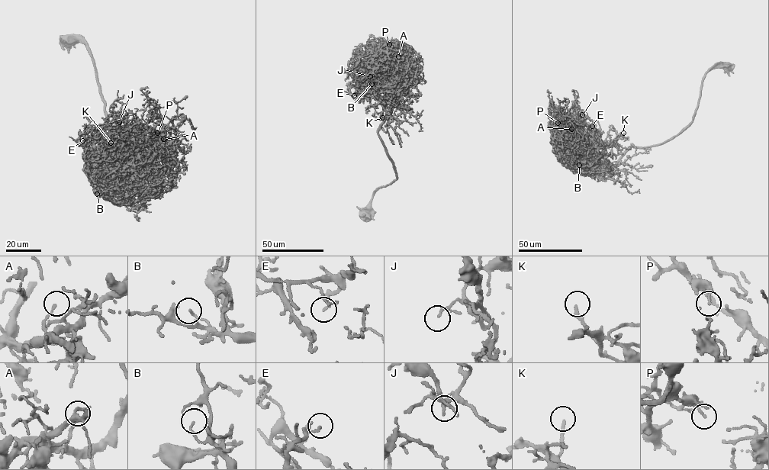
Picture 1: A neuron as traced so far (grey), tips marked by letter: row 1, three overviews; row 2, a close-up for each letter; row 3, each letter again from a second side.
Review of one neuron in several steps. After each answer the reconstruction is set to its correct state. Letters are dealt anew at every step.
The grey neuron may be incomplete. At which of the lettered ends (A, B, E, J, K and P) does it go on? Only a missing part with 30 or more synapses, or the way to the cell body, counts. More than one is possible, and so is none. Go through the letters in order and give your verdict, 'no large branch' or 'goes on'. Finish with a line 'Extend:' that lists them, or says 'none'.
A: no large branch
B: no large branch
E: goes on
J: no large branch
K: no large branch
P: no large branch
Extend: E

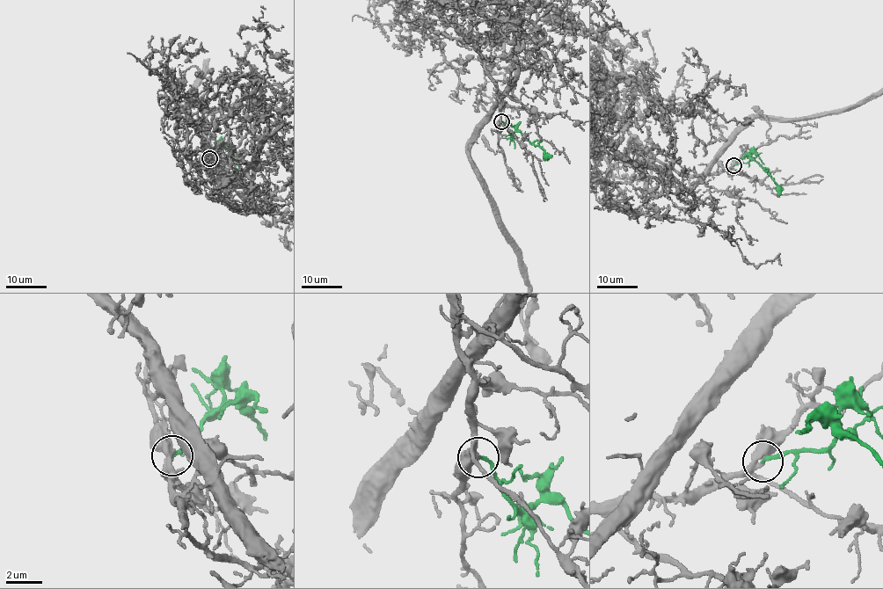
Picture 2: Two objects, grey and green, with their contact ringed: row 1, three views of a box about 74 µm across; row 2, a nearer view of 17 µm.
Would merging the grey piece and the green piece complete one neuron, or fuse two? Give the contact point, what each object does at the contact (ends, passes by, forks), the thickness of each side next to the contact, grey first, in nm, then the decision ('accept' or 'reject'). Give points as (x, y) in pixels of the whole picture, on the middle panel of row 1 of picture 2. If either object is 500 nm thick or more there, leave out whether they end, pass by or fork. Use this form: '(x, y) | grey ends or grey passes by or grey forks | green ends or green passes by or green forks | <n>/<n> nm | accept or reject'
(501, 121) | grey forks | green ends | 280/190 nm | accept

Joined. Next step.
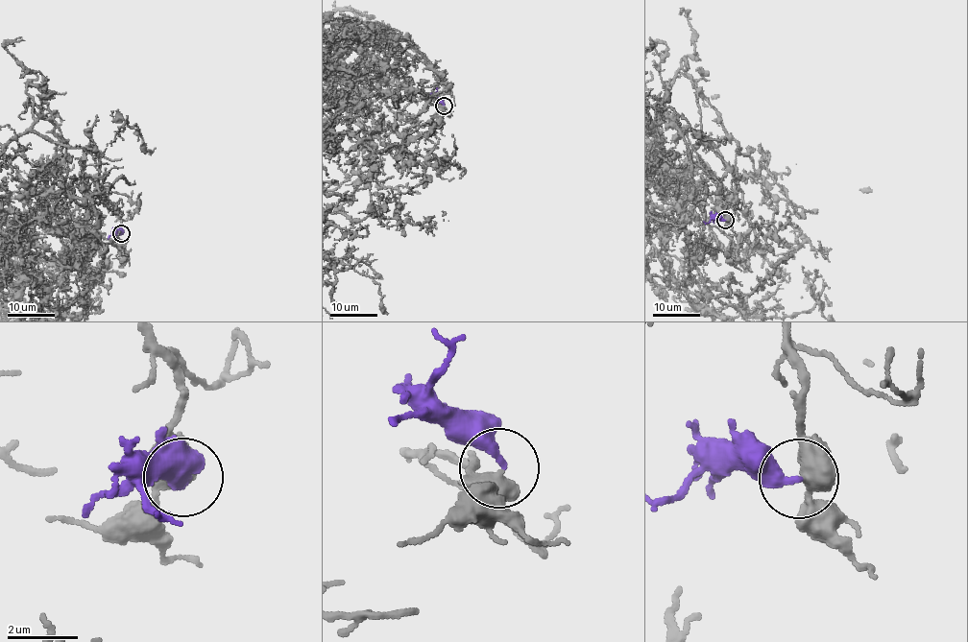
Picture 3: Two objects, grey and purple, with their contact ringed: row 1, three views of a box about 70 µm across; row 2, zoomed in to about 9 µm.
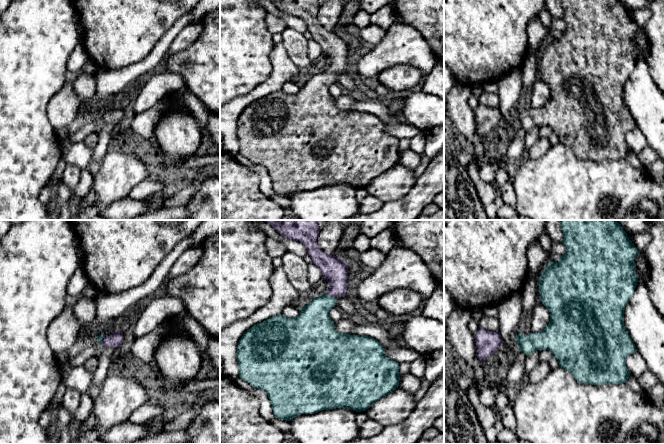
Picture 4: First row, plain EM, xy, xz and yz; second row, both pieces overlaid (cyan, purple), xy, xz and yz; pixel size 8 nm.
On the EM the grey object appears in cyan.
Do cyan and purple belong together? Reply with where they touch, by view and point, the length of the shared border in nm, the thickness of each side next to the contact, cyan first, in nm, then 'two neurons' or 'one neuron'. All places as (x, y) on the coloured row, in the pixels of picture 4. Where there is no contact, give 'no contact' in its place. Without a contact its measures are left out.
xz (328, 295) | 80 nm | 260/200 nm | one neuron

